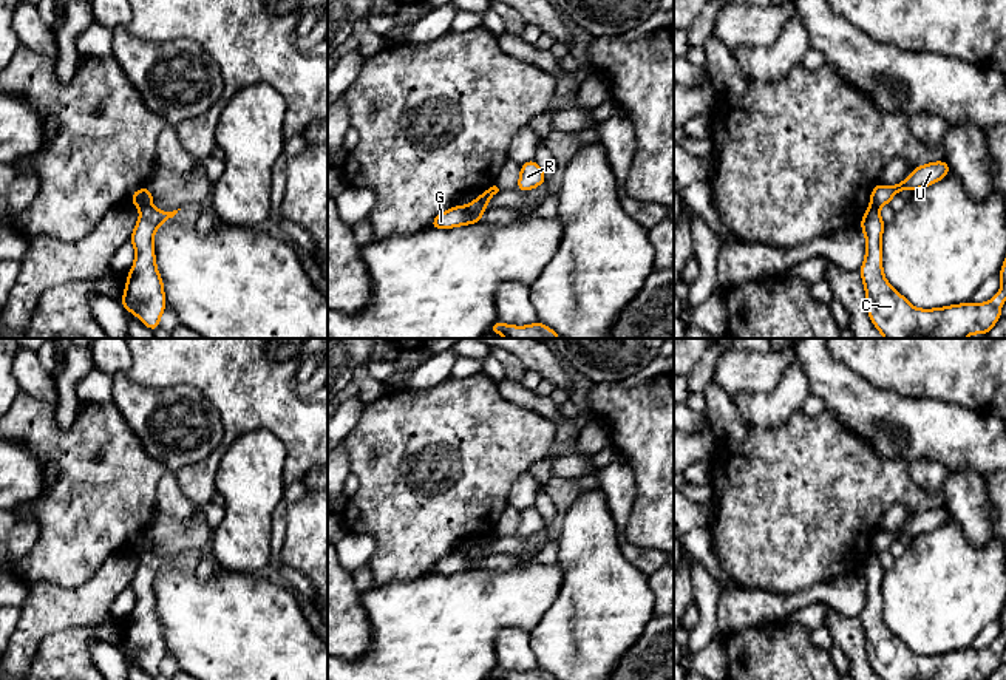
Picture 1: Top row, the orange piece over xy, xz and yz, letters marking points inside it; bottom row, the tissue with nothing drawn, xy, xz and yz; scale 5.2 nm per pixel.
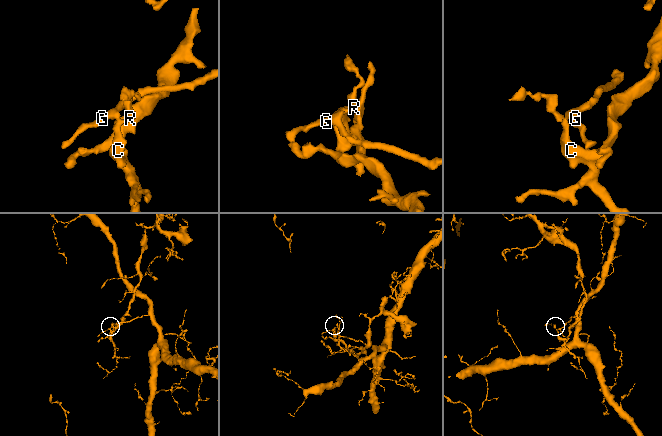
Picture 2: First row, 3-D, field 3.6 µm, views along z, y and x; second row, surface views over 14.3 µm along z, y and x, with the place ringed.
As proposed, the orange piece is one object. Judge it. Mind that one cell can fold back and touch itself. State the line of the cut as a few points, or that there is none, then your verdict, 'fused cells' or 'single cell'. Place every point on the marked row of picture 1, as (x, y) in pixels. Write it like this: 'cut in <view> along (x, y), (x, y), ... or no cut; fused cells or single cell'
cut in xy along (150, 203), (141, 209); fused cells

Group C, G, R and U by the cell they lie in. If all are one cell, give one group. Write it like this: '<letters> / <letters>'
C R / G U

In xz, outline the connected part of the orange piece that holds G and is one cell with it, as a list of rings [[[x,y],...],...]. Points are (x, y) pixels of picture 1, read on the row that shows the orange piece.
[[[482,190],[482,195],[471,201],[467,206],[451,207],[442,213],[439,213],[433,223],[430,224],[431,229],[451,229],[467,224],[474,224],[482,221],[481,216],[487,210],[488,201],[491,199],[493,193],[488,190]]]

